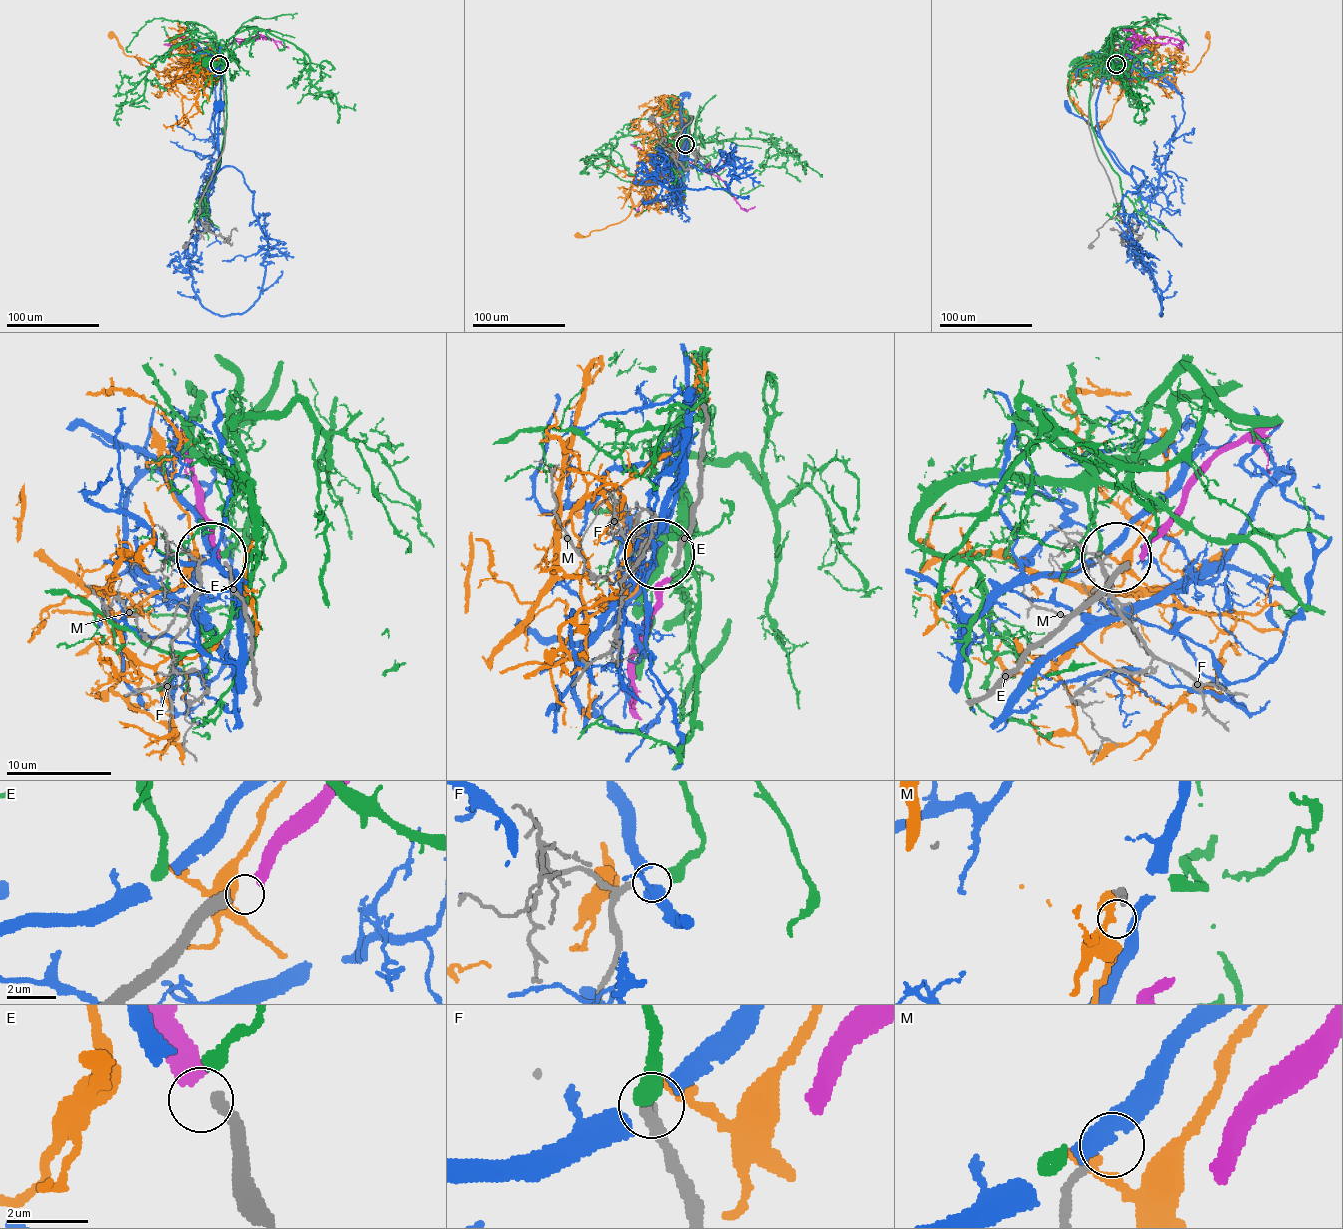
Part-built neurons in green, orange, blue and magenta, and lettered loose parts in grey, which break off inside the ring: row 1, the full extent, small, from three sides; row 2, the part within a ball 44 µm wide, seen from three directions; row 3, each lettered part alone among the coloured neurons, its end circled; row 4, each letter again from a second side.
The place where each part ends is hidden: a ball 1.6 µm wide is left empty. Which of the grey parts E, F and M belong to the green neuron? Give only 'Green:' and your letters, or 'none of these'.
Green: F

